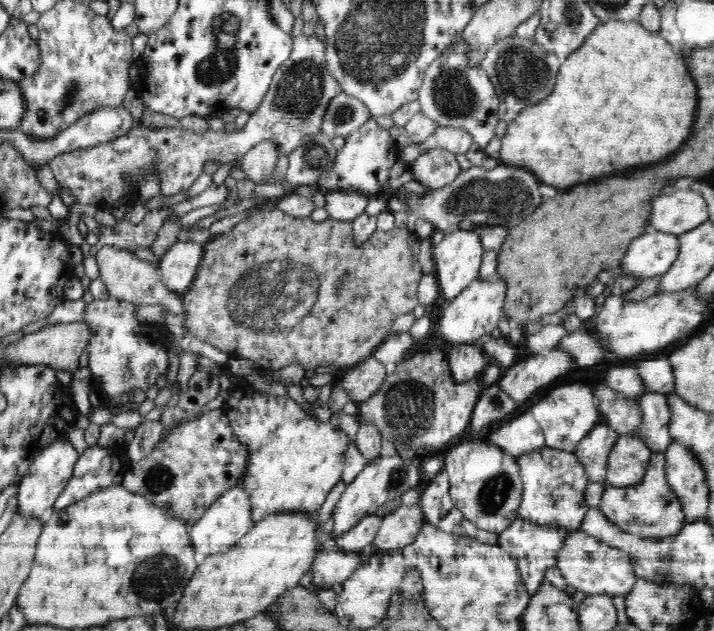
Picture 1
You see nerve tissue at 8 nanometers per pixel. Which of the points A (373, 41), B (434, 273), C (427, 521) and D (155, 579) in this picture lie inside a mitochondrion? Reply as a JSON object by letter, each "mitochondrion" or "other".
{"A":"mitochondrion","B":"other","C":"other","D":"mitochondrion"}

